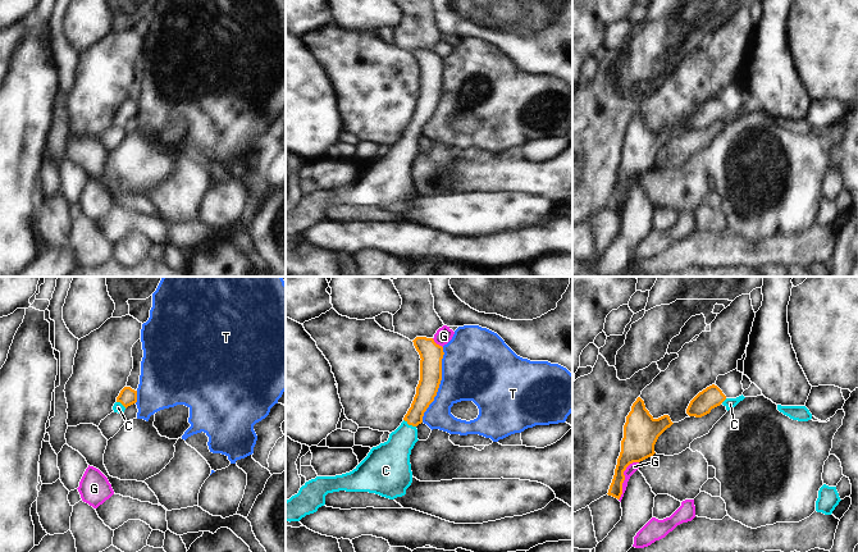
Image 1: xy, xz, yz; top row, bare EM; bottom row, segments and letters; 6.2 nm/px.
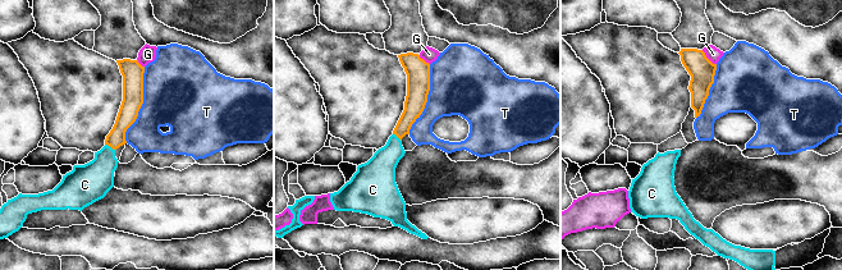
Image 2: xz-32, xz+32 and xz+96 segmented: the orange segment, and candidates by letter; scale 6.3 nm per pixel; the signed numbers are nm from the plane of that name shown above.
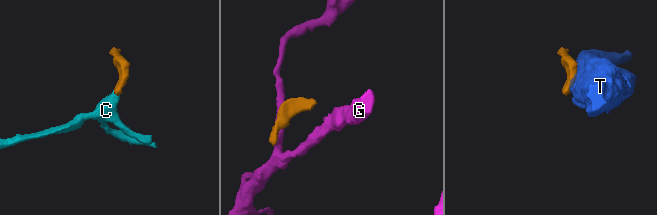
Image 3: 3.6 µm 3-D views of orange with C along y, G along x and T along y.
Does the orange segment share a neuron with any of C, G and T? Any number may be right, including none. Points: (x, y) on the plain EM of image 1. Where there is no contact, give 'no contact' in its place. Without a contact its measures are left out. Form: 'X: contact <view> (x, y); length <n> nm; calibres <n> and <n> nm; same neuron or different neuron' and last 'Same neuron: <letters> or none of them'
C: contact xz (410, 137); length 90 nm; calibres 130 and 220 nm; same neuron
G: contact yz (624, 191); length 280 nm; calibres 200 and 60 nm; different neuron
T: contact xz (439, 96); length 500 nm; calibres 140 and 440 nm; different neuron
Same neuron: C

